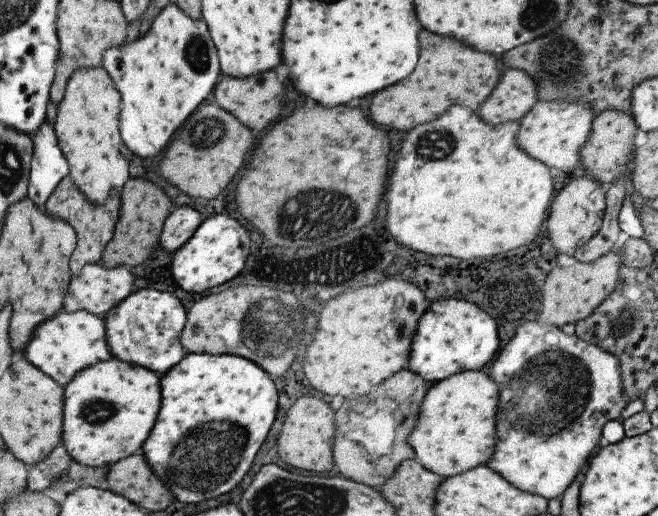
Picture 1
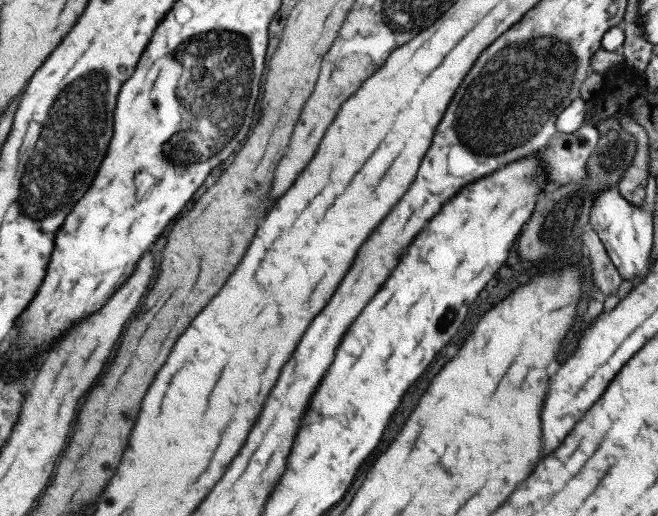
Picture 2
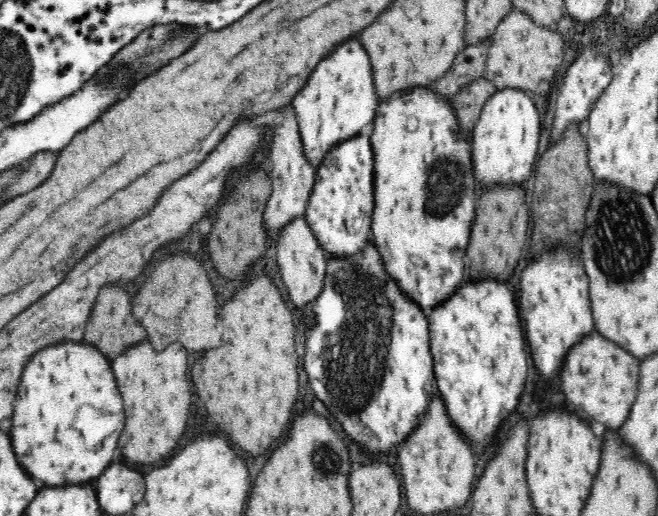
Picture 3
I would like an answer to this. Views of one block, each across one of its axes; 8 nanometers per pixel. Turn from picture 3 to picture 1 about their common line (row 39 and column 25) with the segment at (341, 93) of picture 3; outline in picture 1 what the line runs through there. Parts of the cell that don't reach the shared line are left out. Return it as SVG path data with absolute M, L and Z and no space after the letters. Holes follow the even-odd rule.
M60 310L49 320L41 322L40 325L37 324L22 356L37 370L41 370L45 376L50 376L51 380L59 386L65 386L77 372L84 368L92 367L93 364L107 361L112 357L105 342L103 319L84 310L72 313Z

